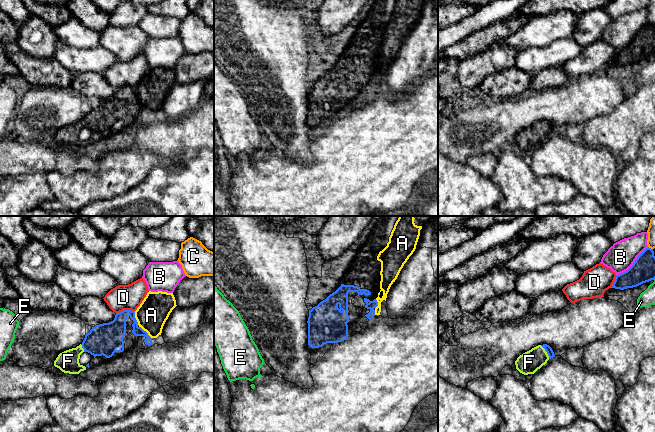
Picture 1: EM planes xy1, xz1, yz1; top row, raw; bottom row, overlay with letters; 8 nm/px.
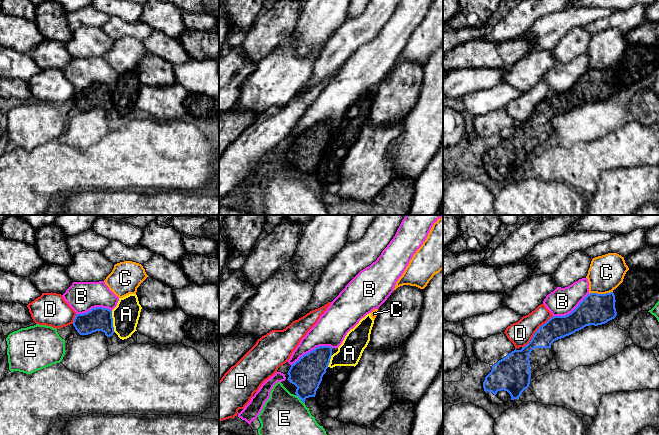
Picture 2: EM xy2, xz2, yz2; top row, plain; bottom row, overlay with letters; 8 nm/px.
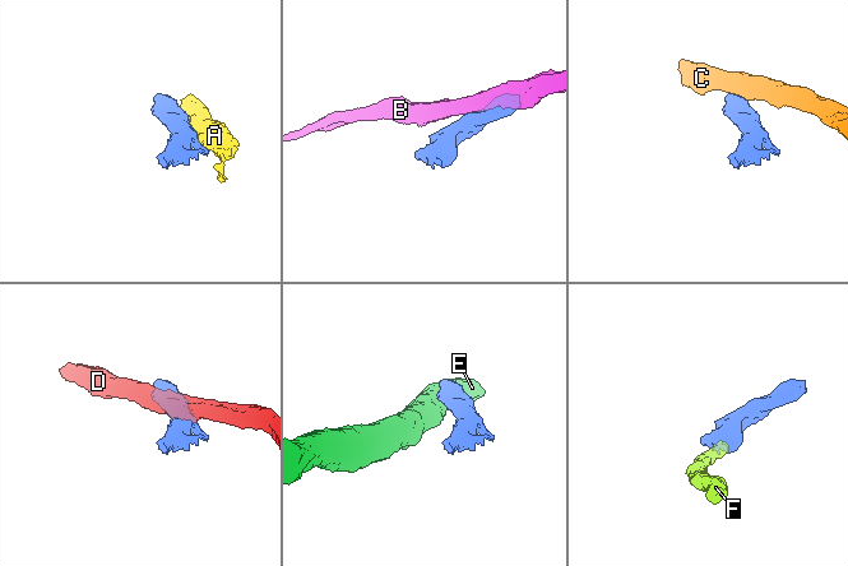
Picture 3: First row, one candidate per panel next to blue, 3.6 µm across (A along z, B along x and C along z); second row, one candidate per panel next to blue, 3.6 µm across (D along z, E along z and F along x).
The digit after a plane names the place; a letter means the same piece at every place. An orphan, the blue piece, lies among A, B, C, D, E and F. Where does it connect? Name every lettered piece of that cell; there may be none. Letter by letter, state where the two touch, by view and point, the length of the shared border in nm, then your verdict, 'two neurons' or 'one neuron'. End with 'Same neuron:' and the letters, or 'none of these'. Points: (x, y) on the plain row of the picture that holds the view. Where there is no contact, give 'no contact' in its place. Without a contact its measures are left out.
A: xy1 (138, 101) | 260 nm | two neurons
B: xz2 (312, 126) | 360 nm | two neurons
C: yz2 (600, 70) | 190 nm | two neurons
D: yz2 (536, 107) | 360 nm | two neurons
E: xz2 (300, 174) | 100 nm | two neurons
F: yz1 (546, 127) | 130 nm | one neuron
Same neuron: F

